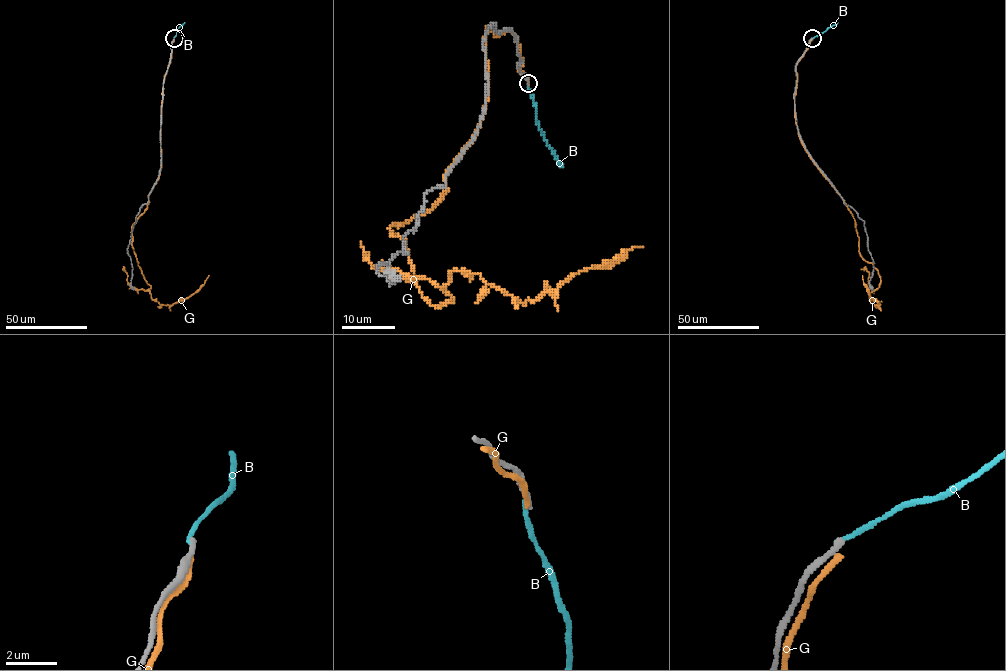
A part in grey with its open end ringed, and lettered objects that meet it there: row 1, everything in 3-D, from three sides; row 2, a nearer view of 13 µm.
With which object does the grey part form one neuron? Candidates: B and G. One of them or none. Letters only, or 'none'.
none

